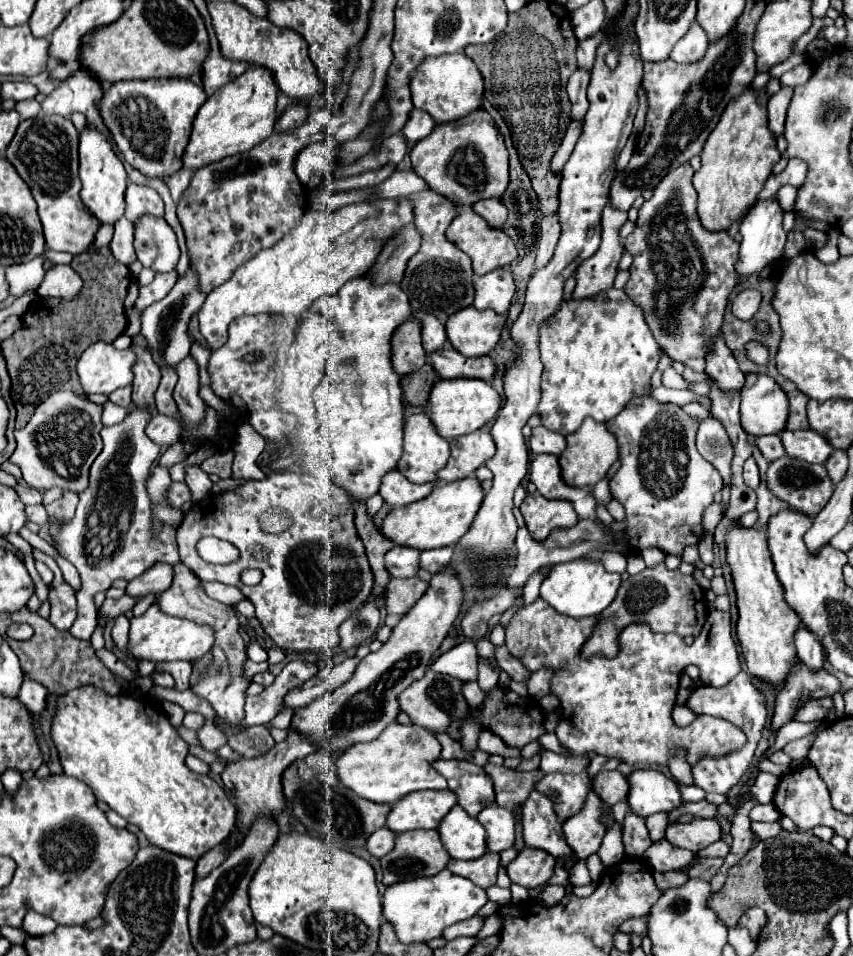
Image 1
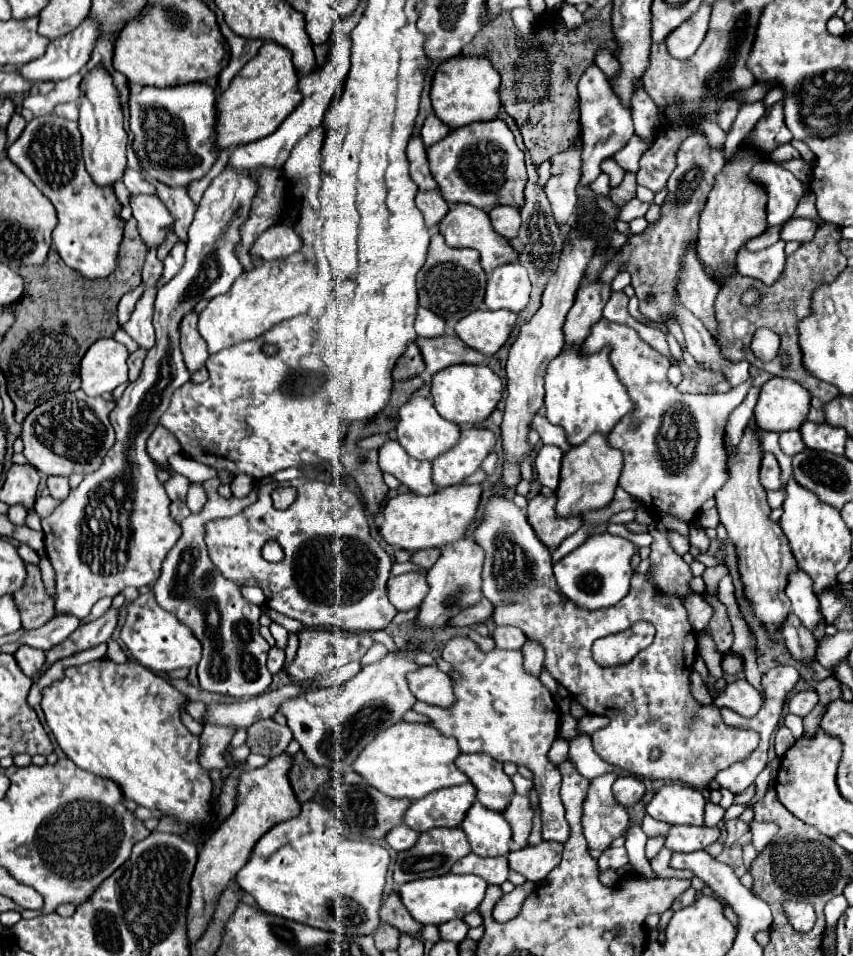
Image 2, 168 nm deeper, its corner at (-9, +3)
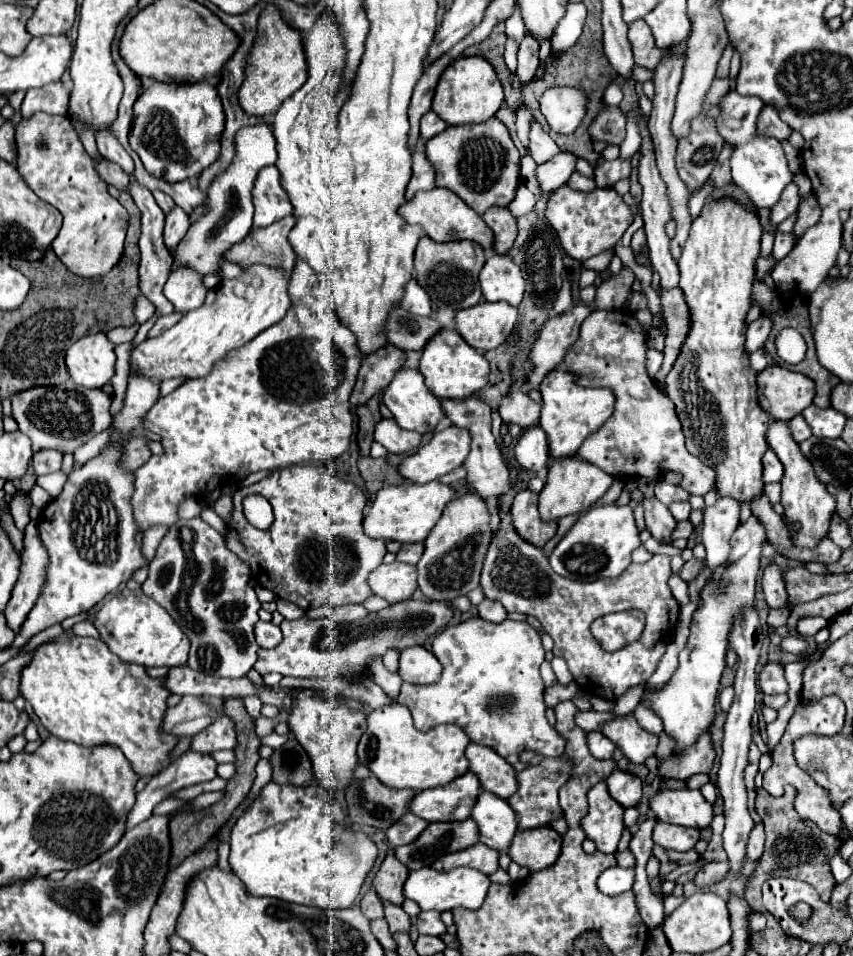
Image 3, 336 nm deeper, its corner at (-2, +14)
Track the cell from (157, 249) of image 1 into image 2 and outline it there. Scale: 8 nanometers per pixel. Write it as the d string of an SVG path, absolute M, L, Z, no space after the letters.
M132 195L132 215L138 221L138 231L148 249L160 249L166 243L168 233L174 229L172 215L164 209L164 203L152 195Z

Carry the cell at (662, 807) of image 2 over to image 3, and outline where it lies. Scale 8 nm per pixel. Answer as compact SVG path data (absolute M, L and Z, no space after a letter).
M661 790L651 798L651 810L661 822L703 830L713 820L713 806L699 790Z

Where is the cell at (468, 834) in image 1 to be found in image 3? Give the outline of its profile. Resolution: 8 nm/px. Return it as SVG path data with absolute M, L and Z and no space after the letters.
M483 792L479 796L477 804L473 806L471 818L479 824L481 842L499 852L511 846L511 840L519 830L517 814L511 810L509 802L497 798L491 792Z

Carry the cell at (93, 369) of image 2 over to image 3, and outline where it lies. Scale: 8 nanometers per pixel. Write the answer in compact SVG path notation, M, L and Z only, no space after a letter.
M103 332L77 340L65 356L71 378L85 388L101 388L115 374L113 344Z

